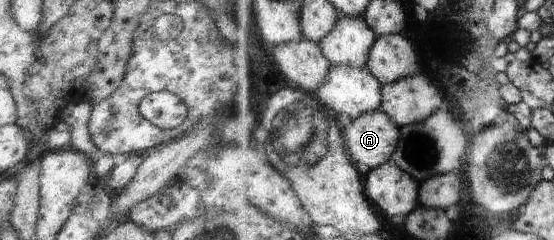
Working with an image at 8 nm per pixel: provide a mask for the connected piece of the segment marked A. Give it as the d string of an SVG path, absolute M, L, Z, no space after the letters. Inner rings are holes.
M368 111L345 130L345 142L351 157L365 164L365 169L376 169L395 157L401 140L401 127L386 111Z

